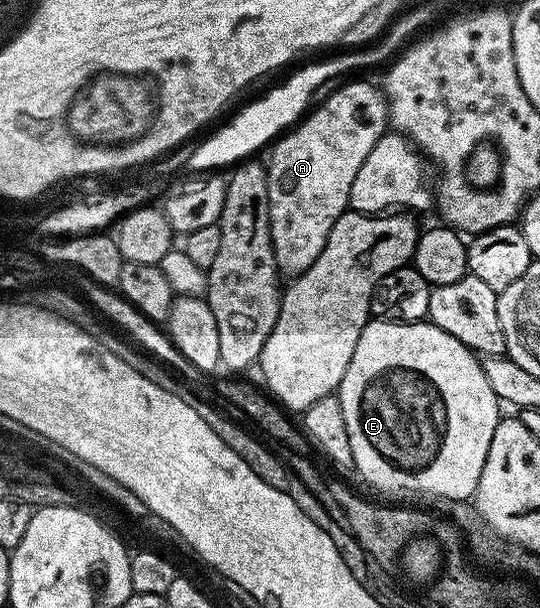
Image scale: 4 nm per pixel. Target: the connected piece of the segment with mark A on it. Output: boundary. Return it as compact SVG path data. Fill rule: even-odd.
M364 80L337 85L337 90L321 106L313 105L271 147L272 159L266 162L268 211L274 256L281 275L302 274L318 260L328 243L330 228L349 209L350 184L354 184L358 168L362 168L366 156L370 156L370 148L389 129L388 99L383 89L360 81Z

